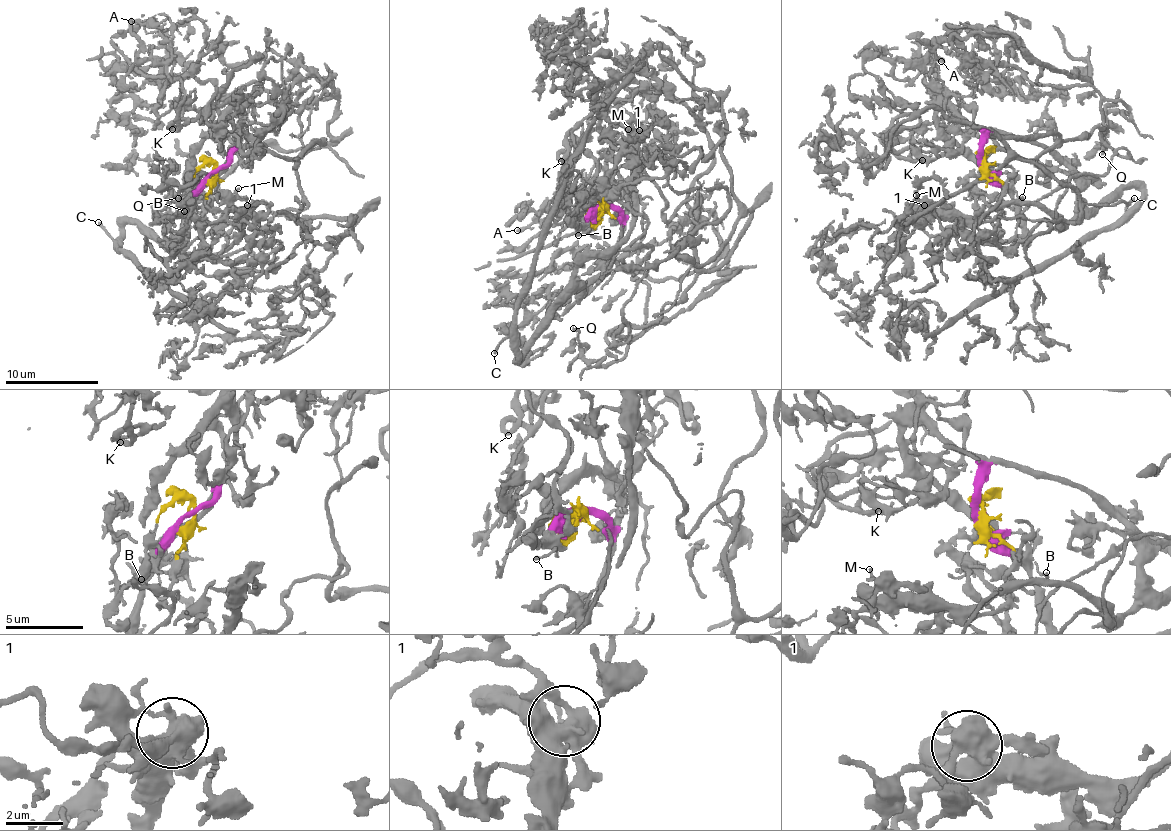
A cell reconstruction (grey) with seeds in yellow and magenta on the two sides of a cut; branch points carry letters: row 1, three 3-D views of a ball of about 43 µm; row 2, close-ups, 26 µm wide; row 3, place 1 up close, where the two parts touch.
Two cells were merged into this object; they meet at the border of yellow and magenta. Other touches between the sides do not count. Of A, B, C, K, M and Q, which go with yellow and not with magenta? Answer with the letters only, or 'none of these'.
A, K, M, Q

